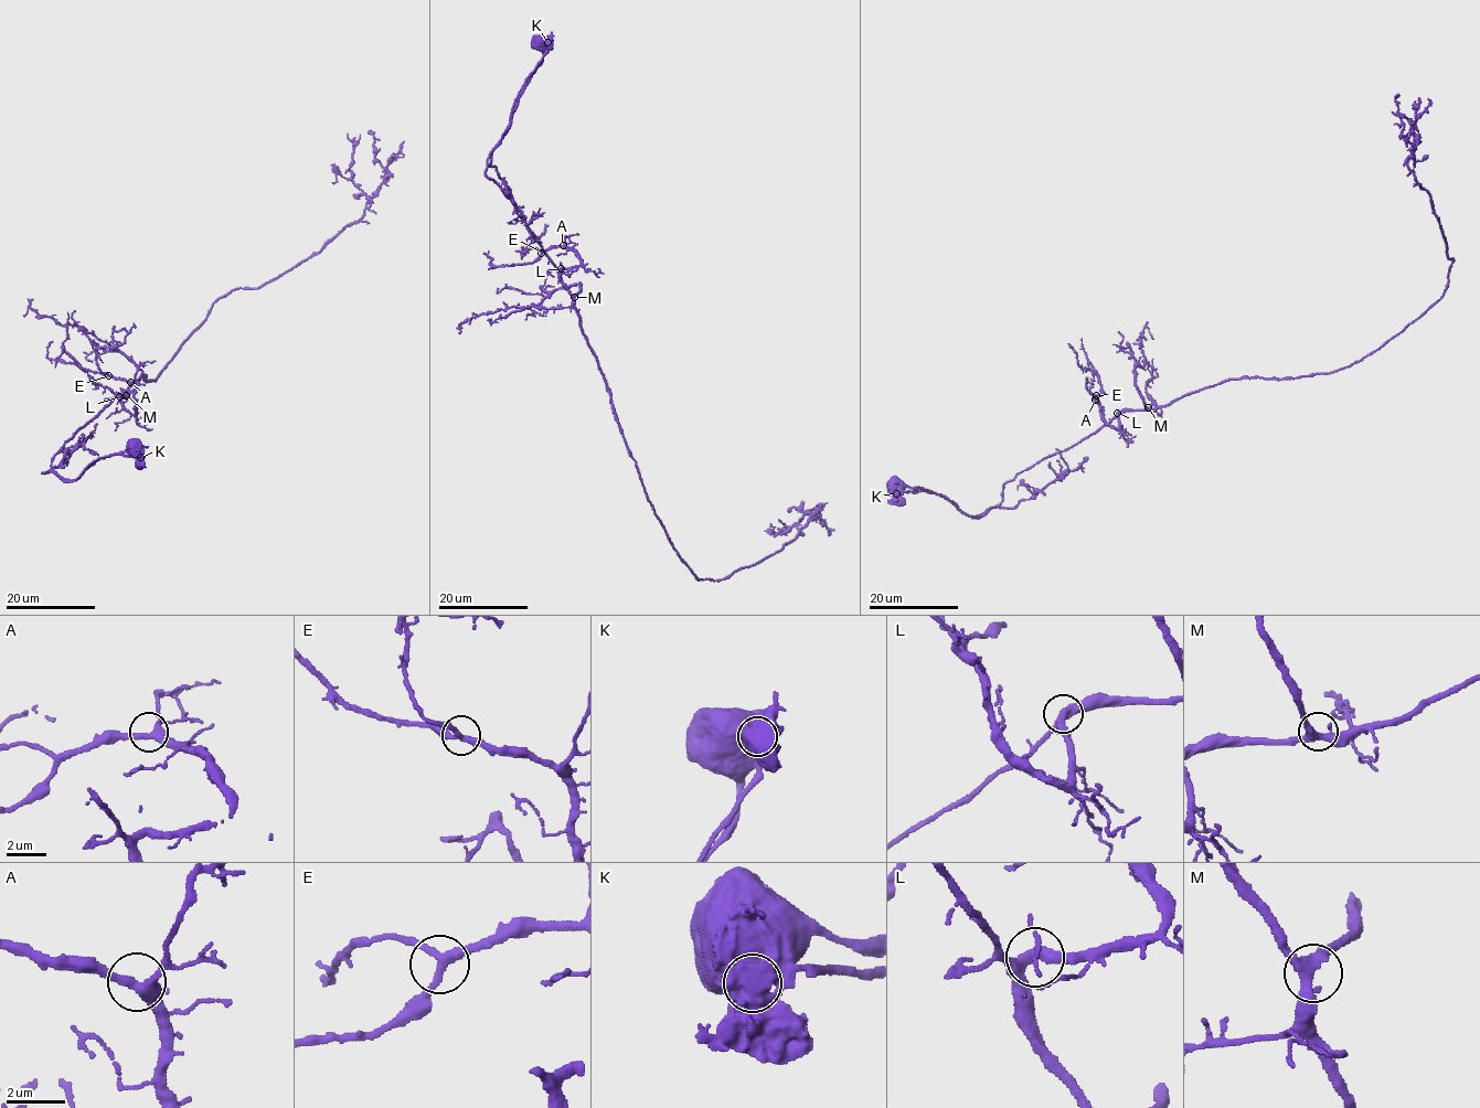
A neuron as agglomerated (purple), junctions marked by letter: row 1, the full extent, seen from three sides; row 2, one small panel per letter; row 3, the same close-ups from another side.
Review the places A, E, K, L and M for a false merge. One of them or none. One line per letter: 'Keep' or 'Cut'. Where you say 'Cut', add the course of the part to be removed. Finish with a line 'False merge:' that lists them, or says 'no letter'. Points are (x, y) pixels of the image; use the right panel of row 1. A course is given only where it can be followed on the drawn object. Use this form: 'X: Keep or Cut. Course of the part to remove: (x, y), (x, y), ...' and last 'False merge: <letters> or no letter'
A: Keep
E: Keep
K: Cut. Course of the part to remove: (896, 493), (940, 494), (970, 517), (983, 517), (992, 508), (1017, 505), (1068, 469), (1055, 448)
L: Keep
M: Keep
False merge: K

